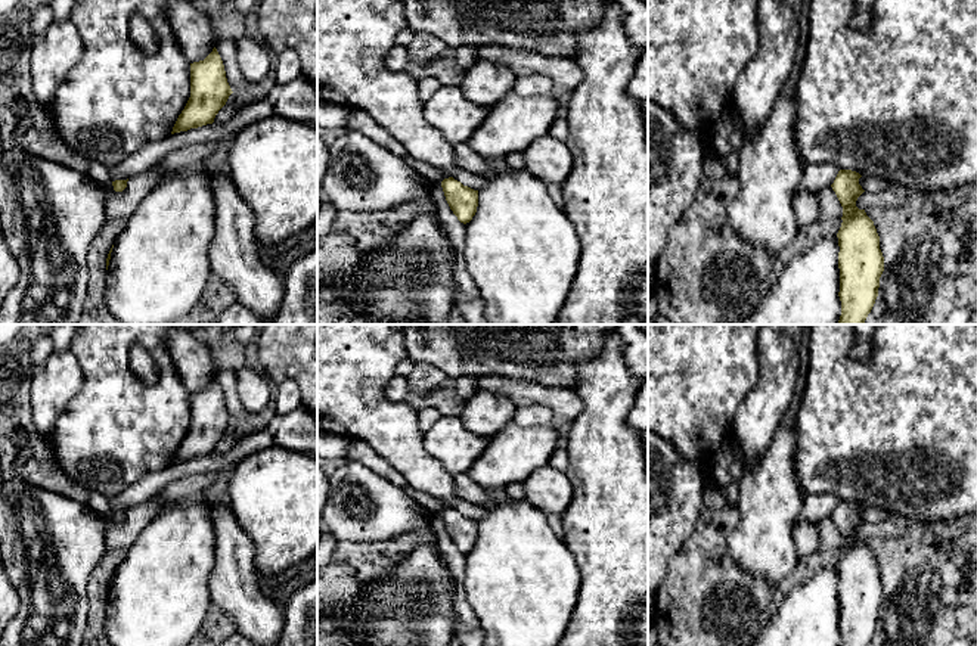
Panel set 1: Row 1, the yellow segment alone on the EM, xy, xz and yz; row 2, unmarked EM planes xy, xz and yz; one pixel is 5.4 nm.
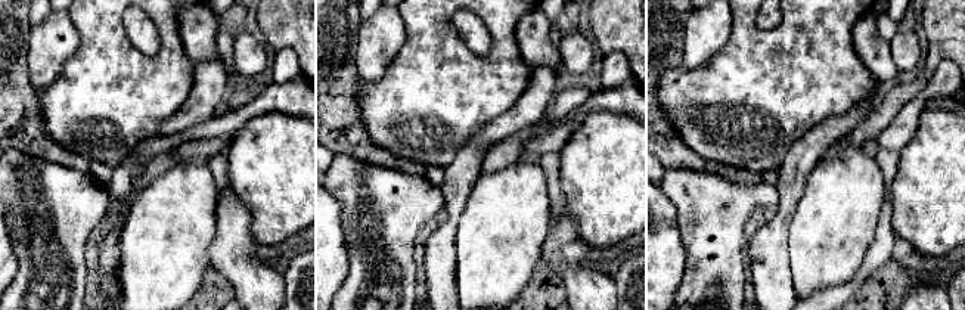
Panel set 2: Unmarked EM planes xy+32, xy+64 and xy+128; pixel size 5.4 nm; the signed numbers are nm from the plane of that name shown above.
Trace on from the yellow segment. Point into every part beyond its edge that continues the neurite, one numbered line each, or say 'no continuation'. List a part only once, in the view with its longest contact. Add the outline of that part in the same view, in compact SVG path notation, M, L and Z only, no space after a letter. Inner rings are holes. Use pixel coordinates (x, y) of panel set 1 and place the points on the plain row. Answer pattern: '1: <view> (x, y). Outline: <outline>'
no continuation

